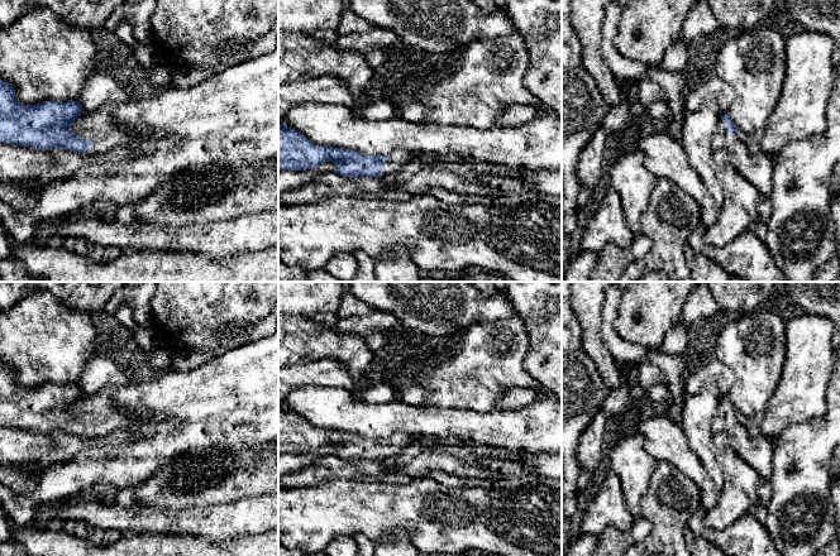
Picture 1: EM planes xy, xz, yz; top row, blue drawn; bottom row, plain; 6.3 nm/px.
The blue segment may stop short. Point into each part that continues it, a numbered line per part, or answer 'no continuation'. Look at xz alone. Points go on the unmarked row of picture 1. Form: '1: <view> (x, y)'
1: xz (396, 442)

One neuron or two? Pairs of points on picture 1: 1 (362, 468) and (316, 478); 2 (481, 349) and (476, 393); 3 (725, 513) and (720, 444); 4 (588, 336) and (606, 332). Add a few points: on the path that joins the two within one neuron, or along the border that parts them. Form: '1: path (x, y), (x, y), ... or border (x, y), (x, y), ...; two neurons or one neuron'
1: path (351, 469), (328, 469); one neuron
2: path (481, 360), (476, 373), (476, 382); one neuron
3: path (731, 495), (730, 461); one neuron
4: border (602, 305), (601, 338), (614, 360); two neurons

